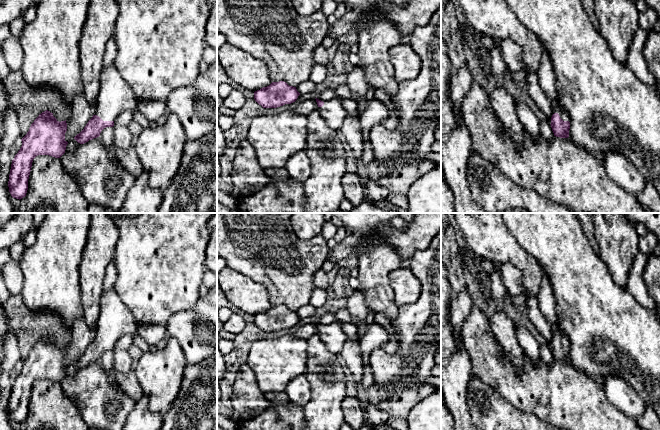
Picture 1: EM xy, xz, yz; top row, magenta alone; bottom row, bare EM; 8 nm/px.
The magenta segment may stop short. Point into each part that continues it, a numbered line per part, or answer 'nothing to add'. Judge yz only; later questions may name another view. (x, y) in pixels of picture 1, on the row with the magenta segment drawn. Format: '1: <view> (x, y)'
1: yz (559, 109)

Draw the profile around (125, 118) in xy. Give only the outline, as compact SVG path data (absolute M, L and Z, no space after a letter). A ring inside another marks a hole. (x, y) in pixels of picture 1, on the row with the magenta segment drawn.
M133 111L122 112L114 121L114 125L128 126L133 121Z

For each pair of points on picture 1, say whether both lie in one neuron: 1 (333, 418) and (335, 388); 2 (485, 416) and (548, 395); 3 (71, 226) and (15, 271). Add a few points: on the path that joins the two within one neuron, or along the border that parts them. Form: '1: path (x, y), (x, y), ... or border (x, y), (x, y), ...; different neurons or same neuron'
1: path (333, 411), (333, 395); same neuron
2: border (496, 391), (516, 407), (535, 416); different neurons
3: border (17, 262), (23, 276), (21, 291); different neurons

